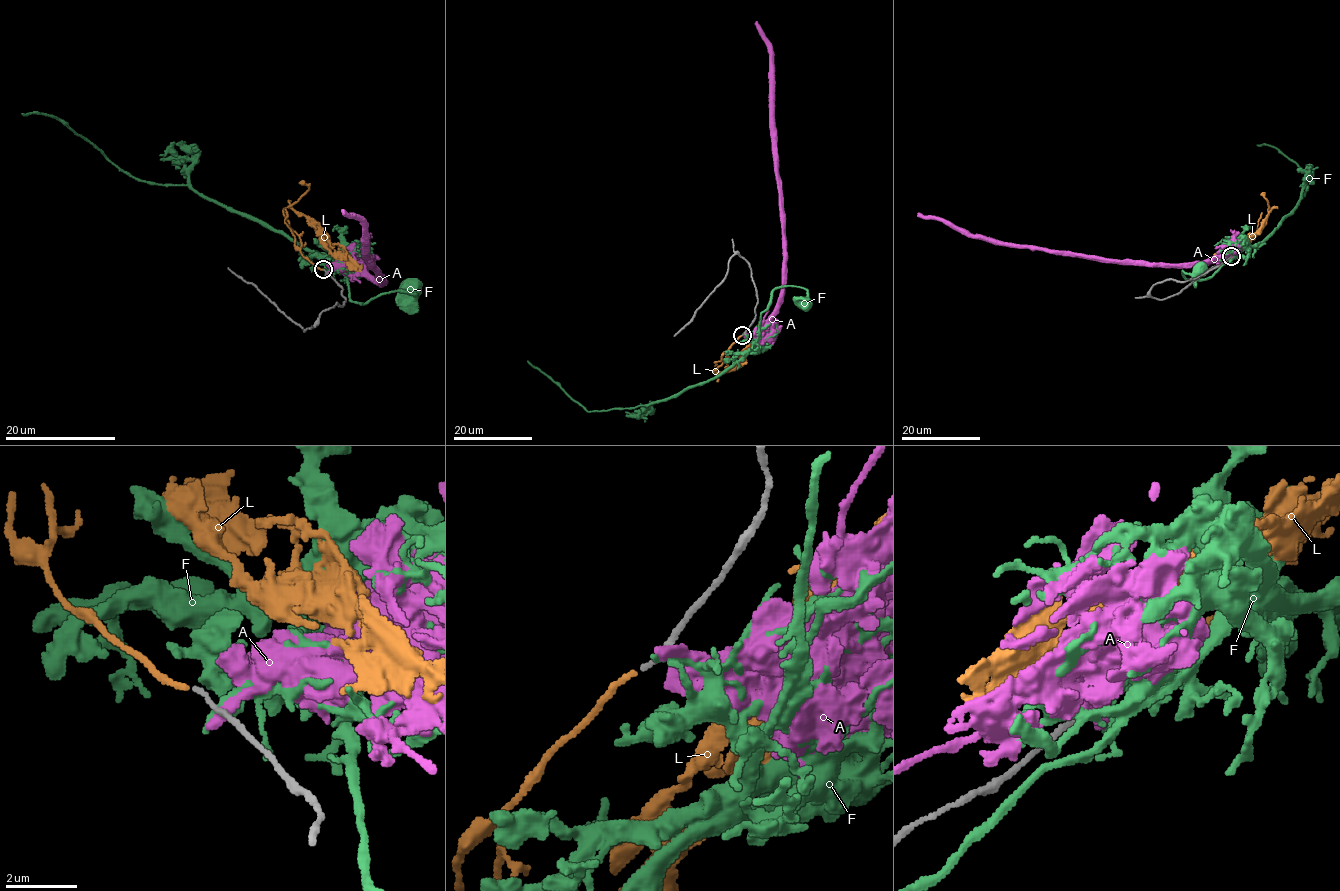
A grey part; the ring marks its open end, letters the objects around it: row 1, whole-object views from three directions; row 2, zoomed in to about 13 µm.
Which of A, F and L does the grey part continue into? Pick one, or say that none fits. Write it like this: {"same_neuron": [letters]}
{"same_neuron": ["L"]}

